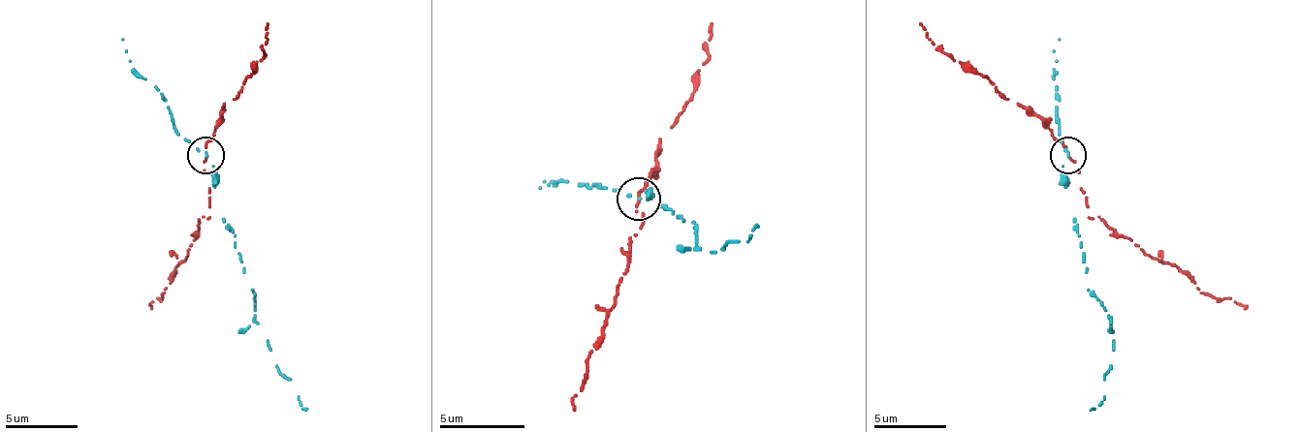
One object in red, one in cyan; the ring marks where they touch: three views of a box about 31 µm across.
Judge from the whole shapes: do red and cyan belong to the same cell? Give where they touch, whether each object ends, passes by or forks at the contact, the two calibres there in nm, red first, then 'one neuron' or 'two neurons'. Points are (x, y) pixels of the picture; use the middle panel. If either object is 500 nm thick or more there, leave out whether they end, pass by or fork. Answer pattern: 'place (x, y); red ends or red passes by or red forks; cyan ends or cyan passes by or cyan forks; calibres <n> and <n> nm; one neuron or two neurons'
place (638, 199); red ends; cyan ends; calibres 180 and 180 nm; two neurons

